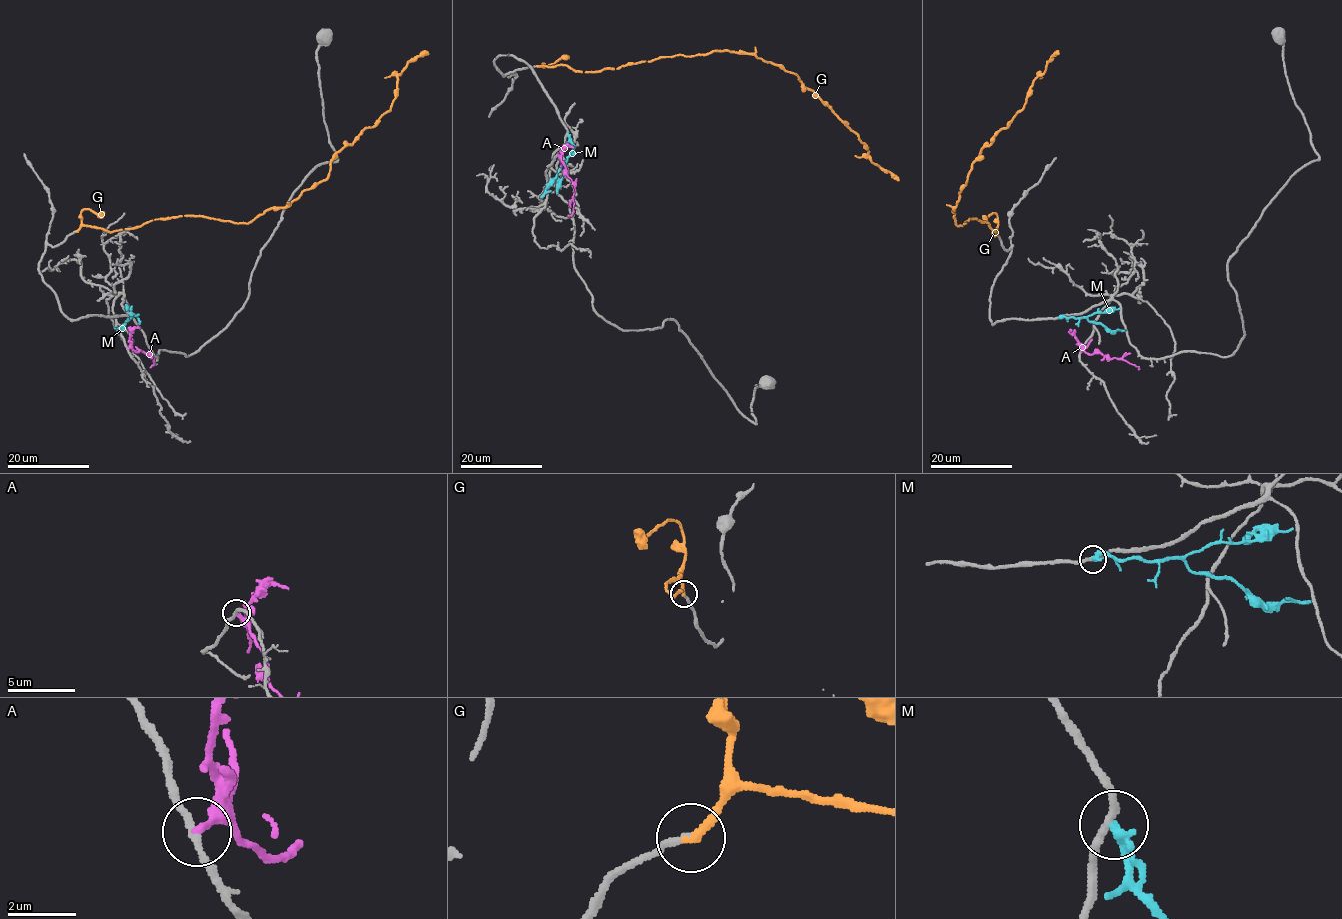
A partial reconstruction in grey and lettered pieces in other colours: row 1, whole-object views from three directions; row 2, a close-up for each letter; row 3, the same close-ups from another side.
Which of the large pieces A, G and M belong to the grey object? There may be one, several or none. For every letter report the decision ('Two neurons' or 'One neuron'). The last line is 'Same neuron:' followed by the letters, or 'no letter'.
A: Two neurons
G: One neuron
M: Two neurons
Same neuron: G

